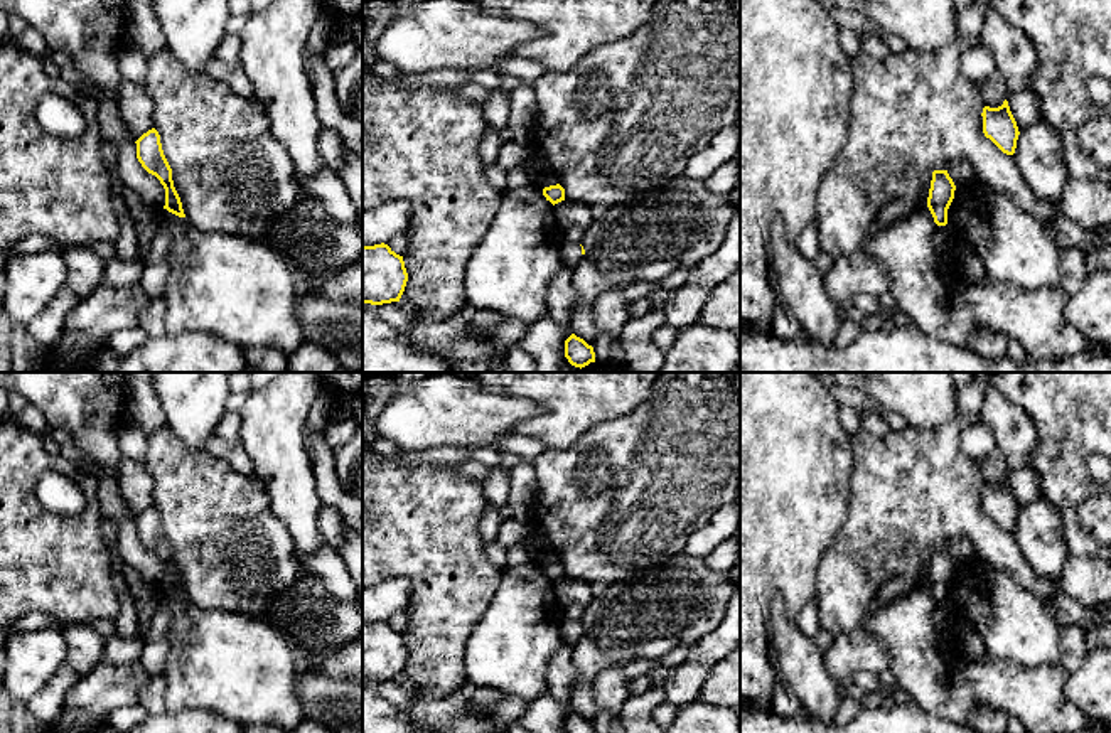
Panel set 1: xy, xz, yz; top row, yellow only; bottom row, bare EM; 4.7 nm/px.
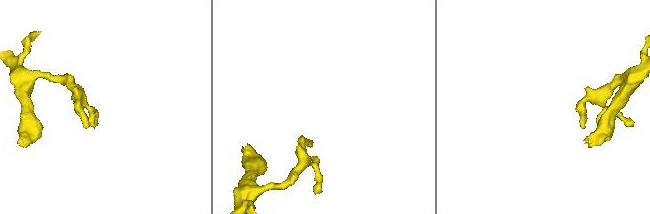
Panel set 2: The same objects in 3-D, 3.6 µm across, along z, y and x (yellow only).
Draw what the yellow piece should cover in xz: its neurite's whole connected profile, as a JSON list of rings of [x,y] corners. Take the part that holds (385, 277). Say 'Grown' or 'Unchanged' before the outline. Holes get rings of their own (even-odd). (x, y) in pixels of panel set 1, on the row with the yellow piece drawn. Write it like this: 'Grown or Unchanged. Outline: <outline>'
Unchanged. Outline: [[[384,243],[362,246],[362,303],[400,302],[406,281],[403,256]]]

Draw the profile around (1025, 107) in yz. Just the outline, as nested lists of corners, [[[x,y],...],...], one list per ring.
[[[1033,91],[1008,93],[1006,101],[1020,133],[1040,120],[1040,99]]]

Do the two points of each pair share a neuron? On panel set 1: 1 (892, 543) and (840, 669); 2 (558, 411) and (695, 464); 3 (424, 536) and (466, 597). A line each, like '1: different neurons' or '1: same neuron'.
1: different neurons
2: different neurons
3: same neuron

